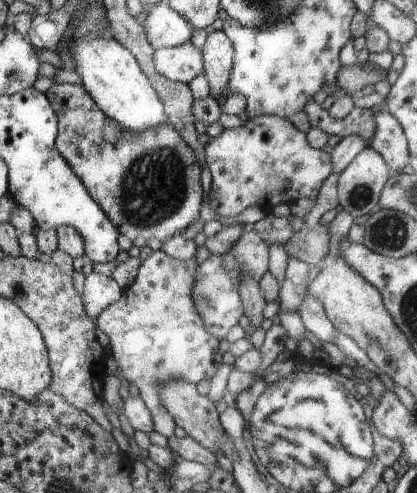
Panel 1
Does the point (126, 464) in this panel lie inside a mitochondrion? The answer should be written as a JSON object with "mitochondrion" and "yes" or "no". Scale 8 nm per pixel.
{"mitochondrion":"no"}

